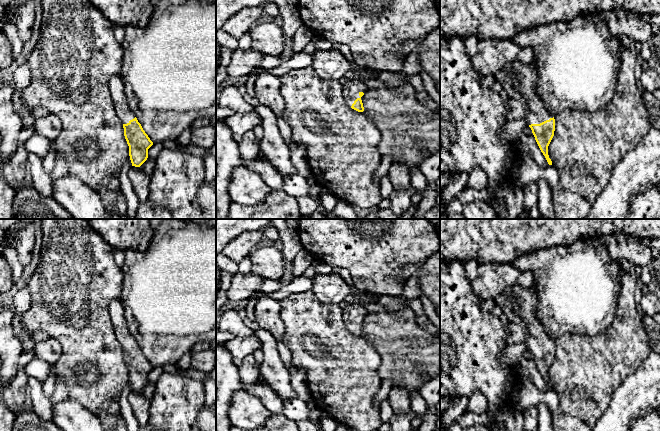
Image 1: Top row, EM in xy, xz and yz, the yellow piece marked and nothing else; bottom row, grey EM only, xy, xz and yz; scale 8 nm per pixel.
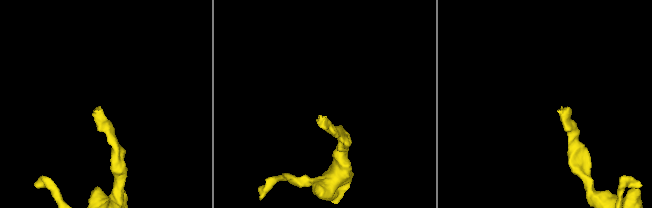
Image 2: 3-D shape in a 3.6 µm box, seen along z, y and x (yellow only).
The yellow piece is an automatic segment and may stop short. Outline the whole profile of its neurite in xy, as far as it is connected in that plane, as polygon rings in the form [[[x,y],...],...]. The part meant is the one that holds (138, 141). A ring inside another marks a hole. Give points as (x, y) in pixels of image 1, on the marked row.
[[[115,75],[109,80],[108,86],[116,113],[123,123],[124,136],[129,146],[132,166],[140,167],[147,160],[148,149],[153,145],[153,142],[145,133],[128,105],[122,78]]]

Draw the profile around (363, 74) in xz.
[[[357,68],[357,76],[359,80],[370,80],[370,79],[377,79],[381,75],[382,71],[373,70],[373,69],[364,69],[364,68]]]

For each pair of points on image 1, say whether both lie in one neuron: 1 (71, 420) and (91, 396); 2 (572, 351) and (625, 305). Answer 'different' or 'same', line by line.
1: different
2: same

